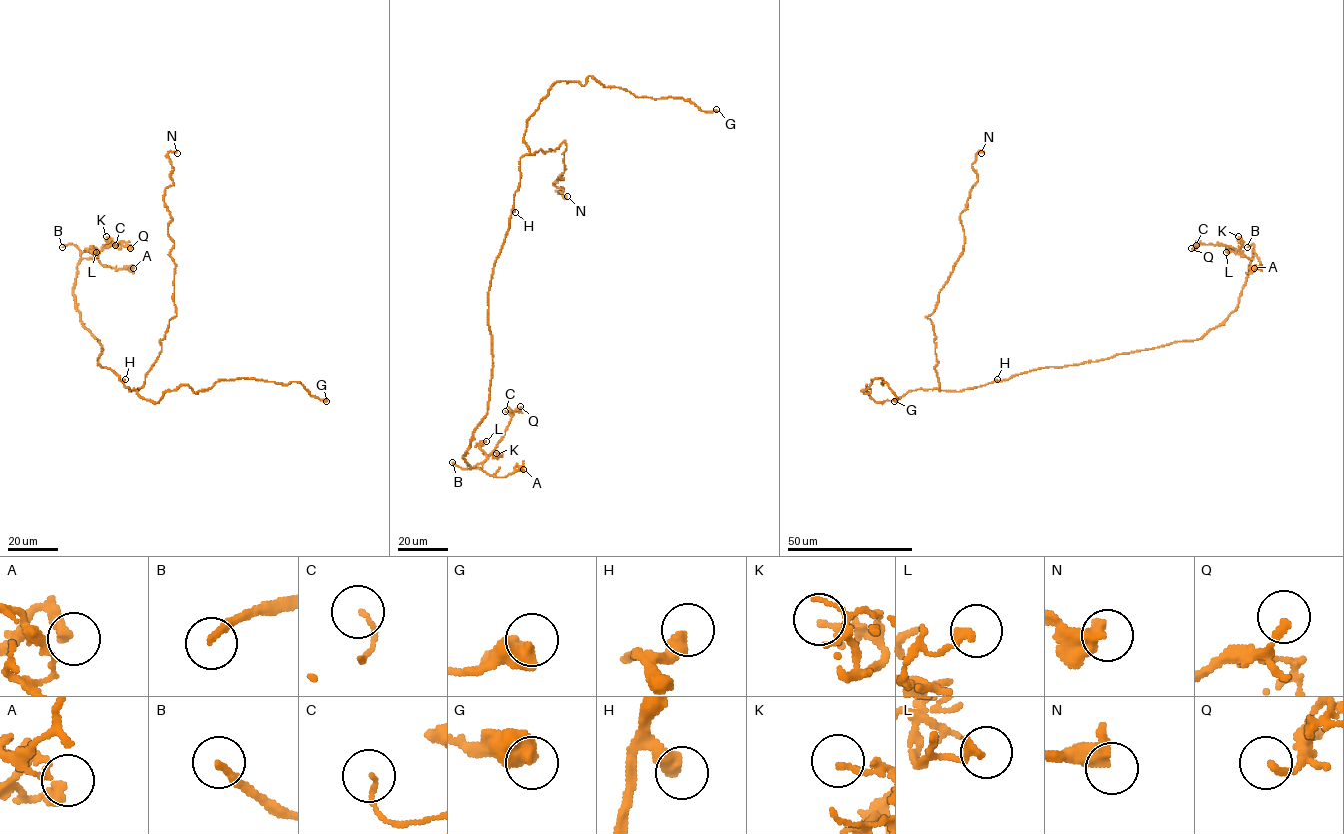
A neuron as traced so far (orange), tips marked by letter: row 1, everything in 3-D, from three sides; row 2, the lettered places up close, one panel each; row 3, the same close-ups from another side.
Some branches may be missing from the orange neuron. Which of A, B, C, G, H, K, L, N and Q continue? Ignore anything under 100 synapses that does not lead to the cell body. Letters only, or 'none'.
B

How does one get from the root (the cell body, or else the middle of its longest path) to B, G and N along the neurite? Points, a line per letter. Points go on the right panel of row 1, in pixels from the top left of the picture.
B: (1016, 375), (1200, 339), (1220, 325), (1237, 306), (1253, 252), (1253, 245), (1247, 247)
G: (1016, 375), (960, 391), (918, 389), (882, 402), (866, 385), (870, 392), (861, 391), (881, 378), (894, 401)
N: (1016, 375), (940, 390), (933, 325), (926, 317), (963, 250), (960, 214), (977, 180), (972, 163), (981, 153)

